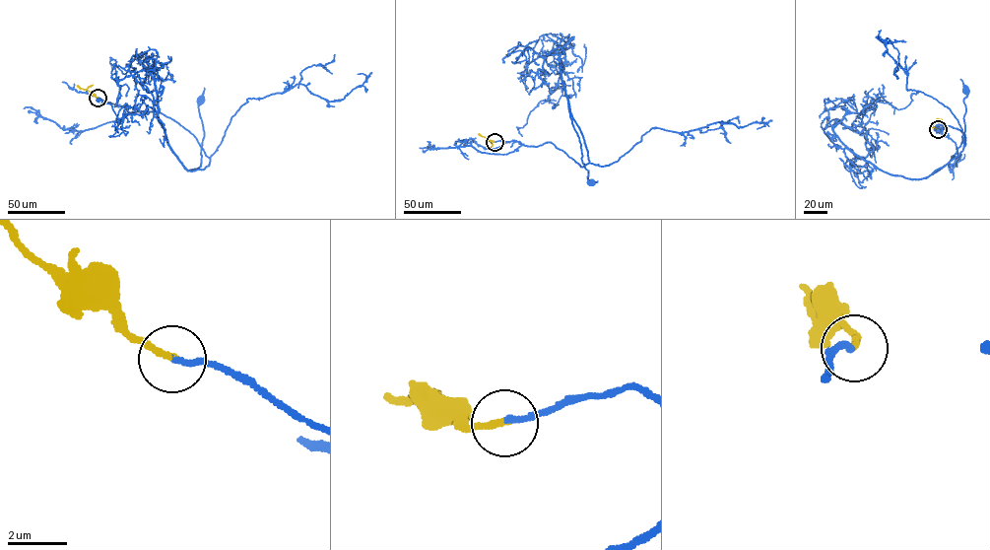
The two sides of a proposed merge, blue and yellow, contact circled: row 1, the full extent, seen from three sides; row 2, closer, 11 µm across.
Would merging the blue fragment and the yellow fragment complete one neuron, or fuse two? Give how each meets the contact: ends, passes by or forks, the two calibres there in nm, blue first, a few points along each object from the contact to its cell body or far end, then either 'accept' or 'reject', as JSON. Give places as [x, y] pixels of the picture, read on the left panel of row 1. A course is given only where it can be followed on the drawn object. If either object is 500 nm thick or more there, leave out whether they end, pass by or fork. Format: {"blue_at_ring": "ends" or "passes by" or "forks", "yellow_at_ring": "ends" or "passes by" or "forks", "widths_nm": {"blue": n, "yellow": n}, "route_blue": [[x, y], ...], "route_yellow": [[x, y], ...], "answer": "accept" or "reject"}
{"blue_at_ring": "ends", "yellow_at_ring": "ends", "widths_nm": {"blue": 190, "yellow": 200}, "route_blue": [[98, 98], [129, 112], [158, 111], [189, 131], [210, 162], [203, 169], [188, 171], [200, 166], [201, 99]], "route_yellow": [[98, 98], [87, 89], [90, 86]], "answer": "accept"}

